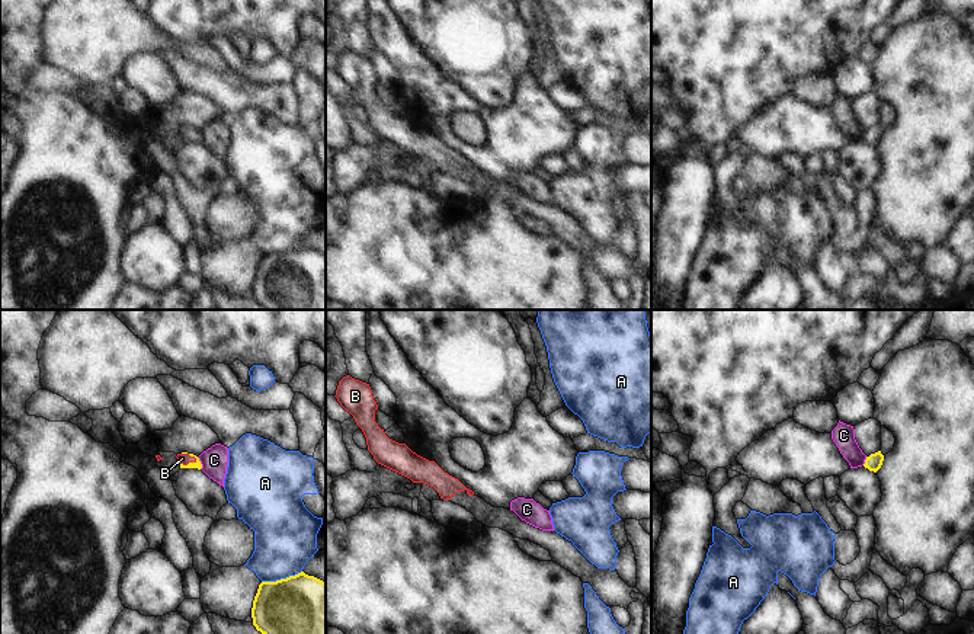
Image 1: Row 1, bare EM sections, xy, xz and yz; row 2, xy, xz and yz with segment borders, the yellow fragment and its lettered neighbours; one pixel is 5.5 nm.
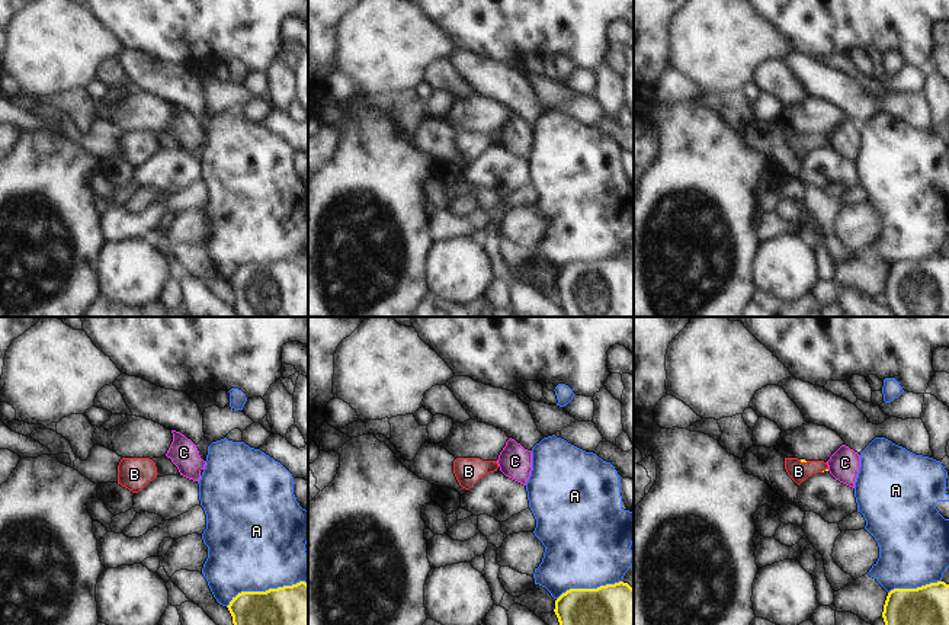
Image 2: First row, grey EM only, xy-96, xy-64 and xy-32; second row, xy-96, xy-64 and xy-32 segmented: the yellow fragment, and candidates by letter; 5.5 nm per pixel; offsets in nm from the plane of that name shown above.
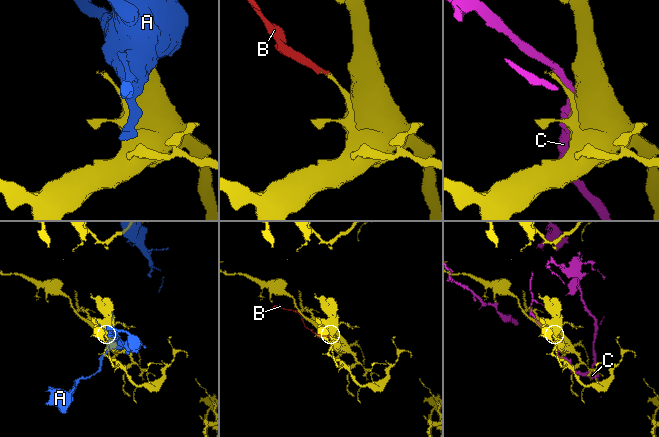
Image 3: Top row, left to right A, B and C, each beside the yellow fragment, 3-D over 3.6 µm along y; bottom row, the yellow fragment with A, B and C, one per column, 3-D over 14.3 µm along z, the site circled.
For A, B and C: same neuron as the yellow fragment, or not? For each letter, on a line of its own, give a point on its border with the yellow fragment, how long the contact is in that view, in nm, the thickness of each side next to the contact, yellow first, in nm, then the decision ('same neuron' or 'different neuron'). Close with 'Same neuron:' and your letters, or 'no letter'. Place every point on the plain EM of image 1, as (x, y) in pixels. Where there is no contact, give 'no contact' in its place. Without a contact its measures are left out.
A: meets yellow in xy at (281, 253); contact 240 nm long; 460 nm thick on the yellow side, 360 nm on the other; different neuron
B: meets yellow in xy at (191, 130); contact 100 nm long; 40 nm thick on the yellow side, 60 nm on the other; same neuron
C: meets yellow in xy at (199, 137); contact 80 nm long; 40 nm thick on the yellow side, 150 nm on the other; different neuron
Same neuron: B

